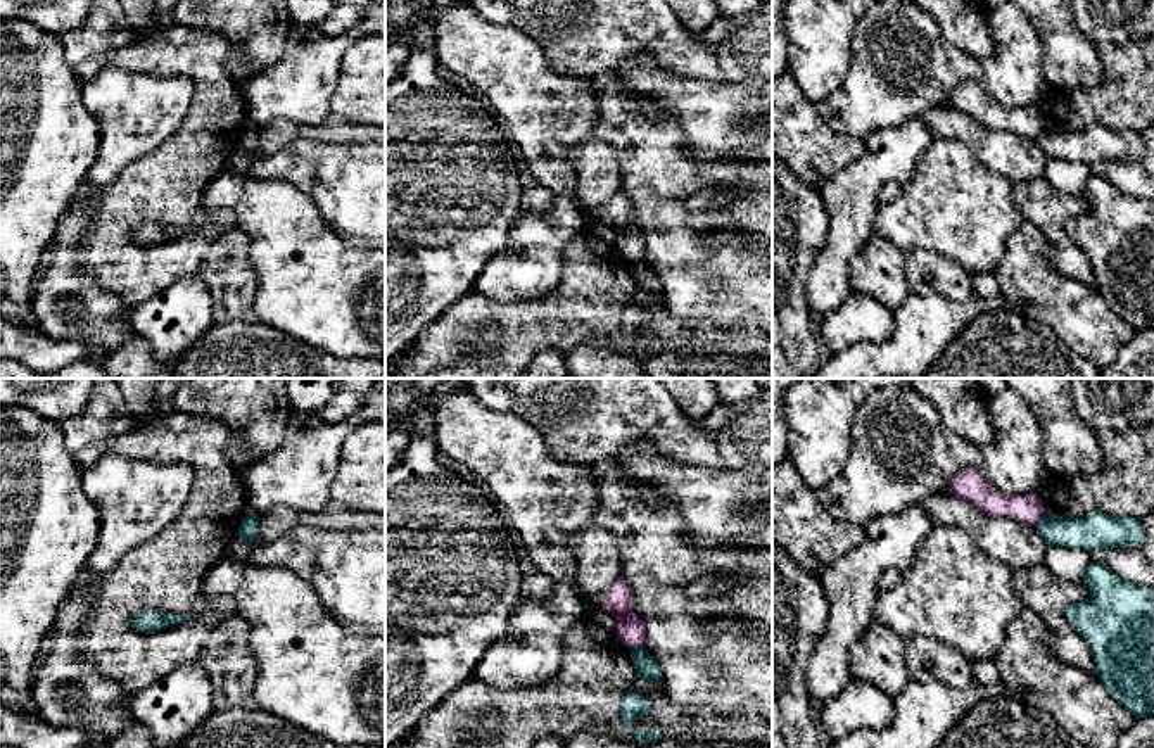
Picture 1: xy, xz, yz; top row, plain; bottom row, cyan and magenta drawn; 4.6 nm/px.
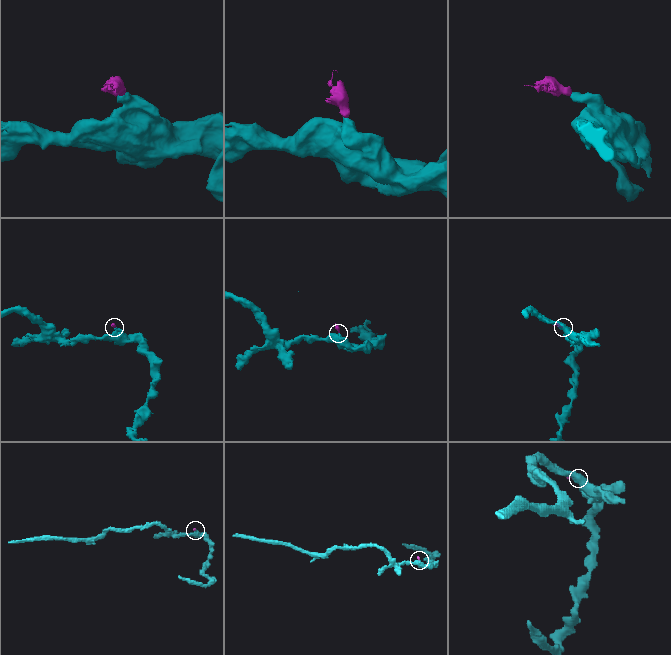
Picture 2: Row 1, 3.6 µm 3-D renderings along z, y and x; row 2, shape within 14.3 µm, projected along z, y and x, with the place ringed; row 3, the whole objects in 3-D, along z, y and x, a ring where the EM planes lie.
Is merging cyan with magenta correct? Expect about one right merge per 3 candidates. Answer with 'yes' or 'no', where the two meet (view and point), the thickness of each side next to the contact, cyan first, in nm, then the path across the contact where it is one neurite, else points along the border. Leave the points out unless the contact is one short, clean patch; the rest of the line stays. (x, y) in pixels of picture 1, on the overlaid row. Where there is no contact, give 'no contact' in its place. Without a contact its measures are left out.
no; contact yz (1040, 520); calibres 160 and 140 nm; border yz (1046, 513), (1035, 526)

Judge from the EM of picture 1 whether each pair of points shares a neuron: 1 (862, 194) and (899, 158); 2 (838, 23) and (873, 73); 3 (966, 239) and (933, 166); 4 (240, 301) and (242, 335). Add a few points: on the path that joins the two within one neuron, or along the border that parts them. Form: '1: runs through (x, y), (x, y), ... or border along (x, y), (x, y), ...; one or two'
1: runs through (862, 182), (887, 158); one
2: border along (859, 18), (854, 28), (852, 64), (842, 82); two
3: runs through (966, 221), (966, 216), (954, 204), (951, 183); one
4: border along (256, 320), (215, 323); two

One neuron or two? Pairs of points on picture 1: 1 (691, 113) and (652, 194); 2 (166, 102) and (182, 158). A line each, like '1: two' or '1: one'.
1: two
2: two

